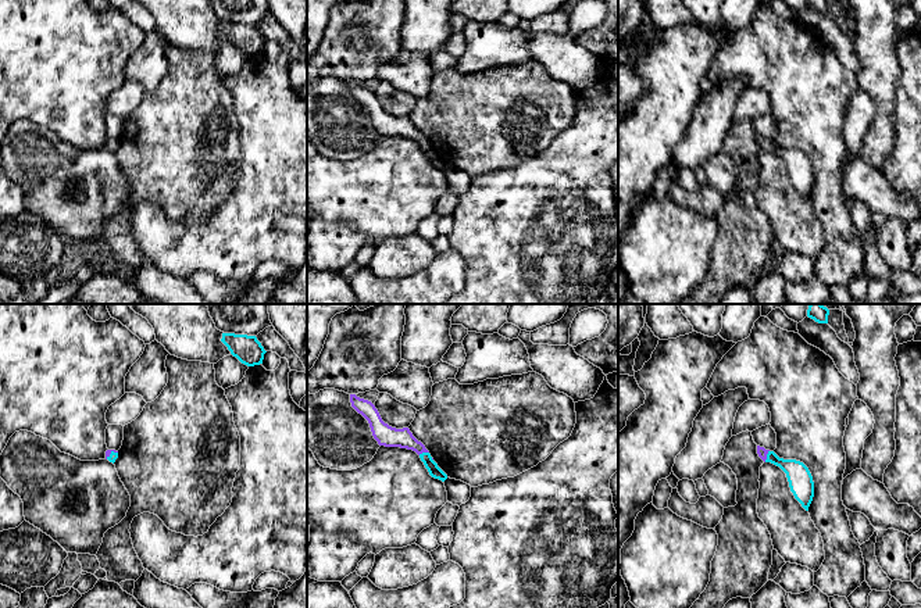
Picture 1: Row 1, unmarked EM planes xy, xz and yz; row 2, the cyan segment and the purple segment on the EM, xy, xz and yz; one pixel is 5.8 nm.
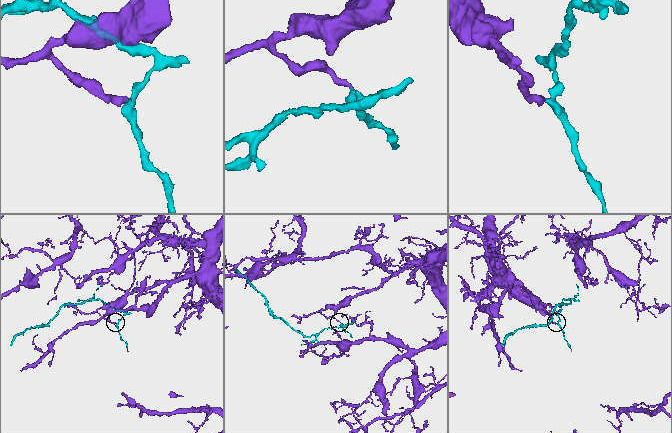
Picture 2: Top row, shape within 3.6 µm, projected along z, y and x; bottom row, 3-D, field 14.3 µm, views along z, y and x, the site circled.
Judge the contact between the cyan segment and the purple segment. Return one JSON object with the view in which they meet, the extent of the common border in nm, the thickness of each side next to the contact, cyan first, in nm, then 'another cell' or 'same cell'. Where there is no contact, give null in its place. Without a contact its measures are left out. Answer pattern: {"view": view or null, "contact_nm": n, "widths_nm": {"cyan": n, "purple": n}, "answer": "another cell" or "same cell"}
{"view": "yz", "contact_nm": 80, "widths_nm": {"cyan": 140, "purple": 60}, "answer": "same cell"}

